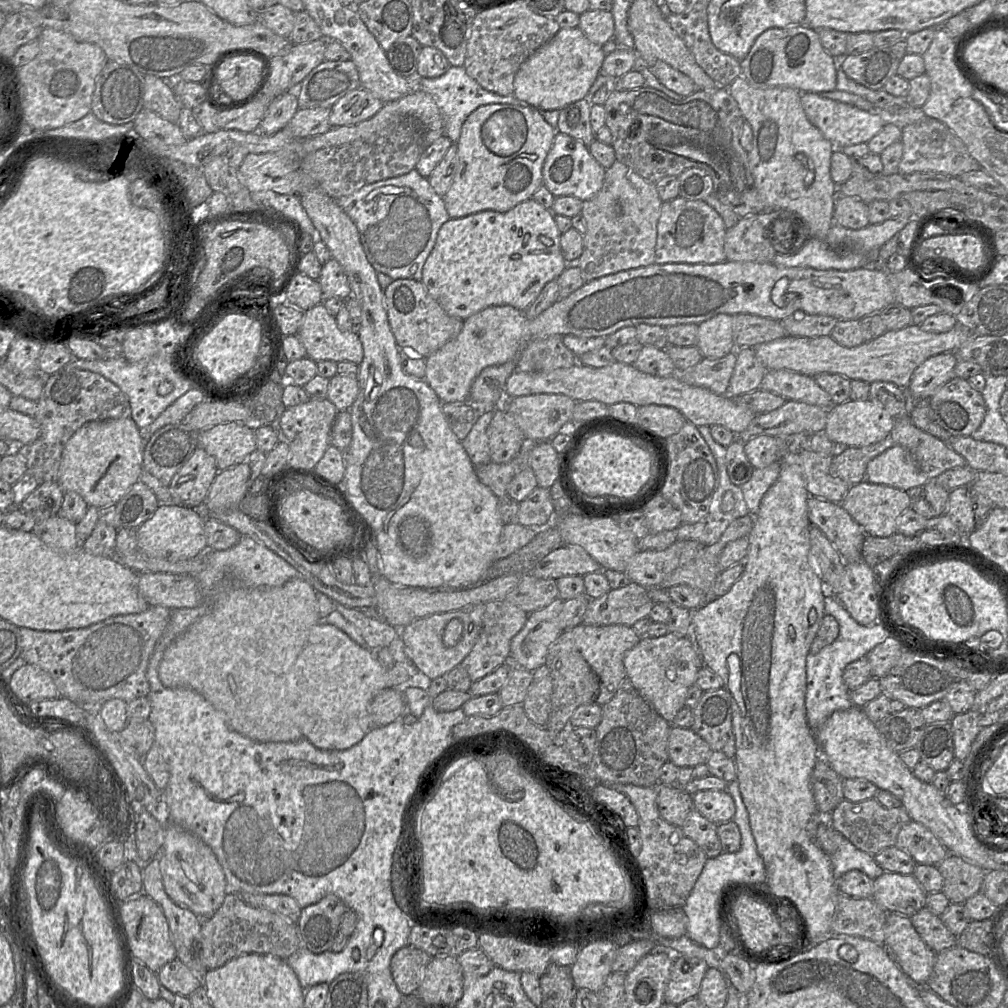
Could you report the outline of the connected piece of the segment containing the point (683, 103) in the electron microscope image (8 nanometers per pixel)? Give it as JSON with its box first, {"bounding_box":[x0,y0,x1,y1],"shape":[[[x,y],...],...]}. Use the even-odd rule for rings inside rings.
{"bounding_box":[603,86,770,218],"shape":[[[642,86],[640,88],[631,90],[612,89],[603,106],[605,108],[605,125],[609,128],[611,132],[611,145],[615,151],[616,160],[629,167],[632,171],[634,171],[646,181],[656,183],[666,176],[677,177],[688,168],[698,168],[705,170],[712,178],[712,195],[715,196],[722,204],[730,208],[733,212],[735,212],[739,216],[739,218],[762,212],[770,212],[765,211],[764,203],[760,199],[757,189],[755,187],[754,178],[752,176],[751,168],[749,165],[748,152],[740,144],[740,135],[745,119],[736,101],[730,95],[727,88],[721,88],[716,86],[713,89],[697,89],[692,94],[688,96],[683,96],[679,100],[674,100],[665,95],[663,92],[647,86]]]}

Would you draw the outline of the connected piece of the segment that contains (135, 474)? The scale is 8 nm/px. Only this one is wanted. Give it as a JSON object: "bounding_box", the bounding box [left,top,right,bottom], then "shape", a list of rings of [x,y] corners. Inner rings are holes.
{"bounding_box":[57,417,146,506],"shape":[[[131,417],[87,422],[64,446],[57,483],[64,492],[77,492],[89,506],[116,505],[140,479],[145,446],[146,436]]]}

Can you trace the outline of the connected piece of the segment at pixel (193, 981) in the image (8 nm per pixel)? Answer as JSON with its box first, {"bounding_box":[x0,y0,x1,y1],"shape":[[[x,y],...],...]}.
{"bounding_box":[157,958,202,997],"shape":[[[178,958],[165,964],[157,973],[162,986],[175,995],[189,997],[202,986],[202,978],[184,965]]]}

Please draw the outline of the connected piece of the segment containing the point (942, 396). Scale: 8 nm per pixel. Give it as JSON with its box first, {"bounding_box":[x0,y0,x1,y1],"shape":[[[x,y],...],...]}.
{"bounding_box":[928,377,986,436],"shape":[[[958,377],[945,383],[928,399],[928,404],[937,424],[951,436],[971,436],[986,414],[981,393]]]}

